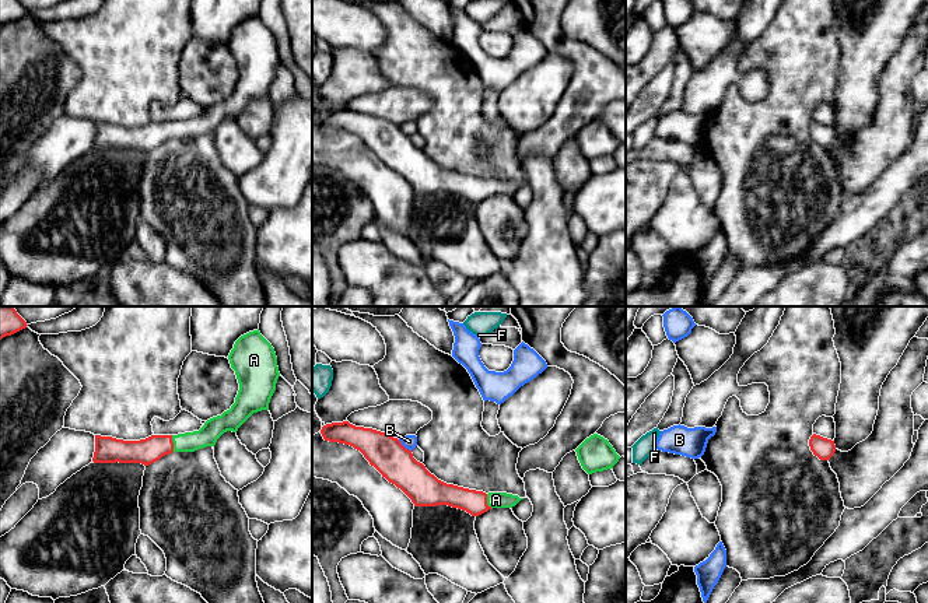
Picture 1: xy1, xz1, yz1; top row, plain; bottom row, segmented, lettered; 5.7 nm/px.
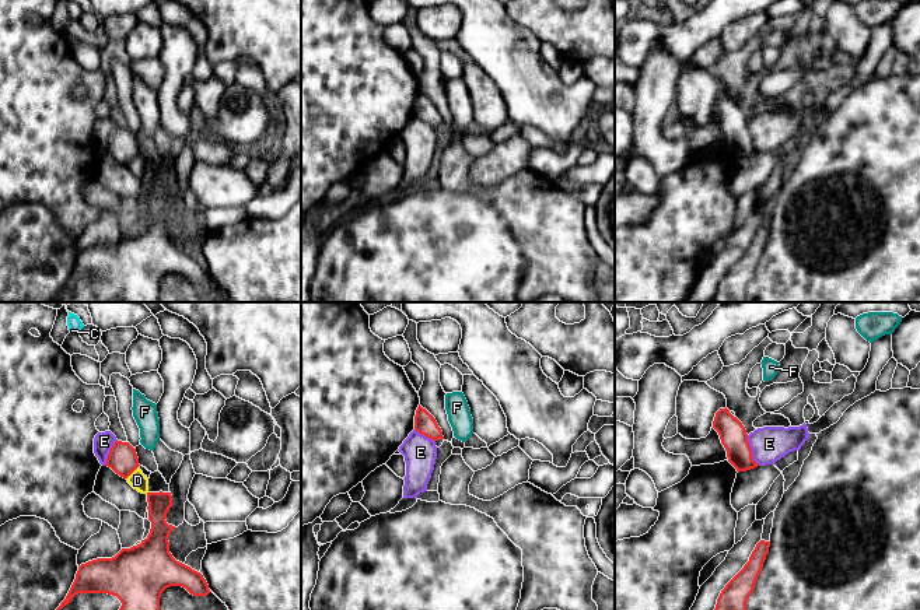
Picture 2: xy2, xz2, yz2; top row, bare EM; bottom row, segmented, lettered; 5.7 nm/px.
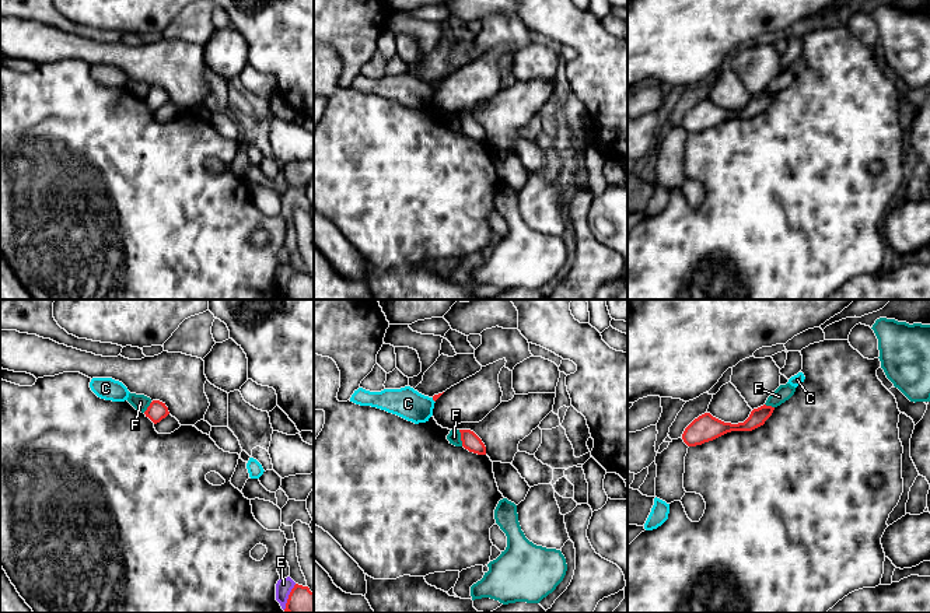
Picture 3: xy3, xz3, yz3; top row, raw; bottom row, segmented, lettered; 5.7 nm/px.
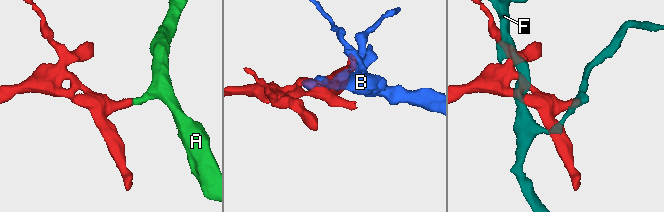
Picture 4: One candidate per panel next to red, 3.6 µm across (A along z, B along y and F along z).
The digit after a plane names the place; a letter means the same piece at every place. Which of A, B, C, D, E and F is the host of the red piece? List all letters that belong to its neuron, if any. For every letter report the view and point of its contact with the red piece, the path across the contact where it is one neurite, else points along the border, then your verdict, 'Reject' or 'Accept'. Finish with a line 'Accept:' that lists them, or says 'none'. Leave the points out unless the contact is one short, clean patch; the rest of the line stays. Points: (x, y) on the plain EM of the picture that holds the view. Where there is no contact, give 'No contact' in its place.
A: Touches red at xy1 (172, 130). Path across: xy1 (147, 137), (158, 132), (172, 130), (203, 125), (213, 115). Accept
B: Touches red at xz1 (403, 133). Reject
C: Touches red at xz3 (433, 86). Reject
D: Touches red at xy2 (132, 158). Boundary: xy2 (137, 153), (126, 165). Reject
E: Touches red at yz2 (751, 137). Boundary: yz2 (747, 122), (751, 142), (759, 151). Reject
F: Touches red at xz3 (461, 125). Boundary: xz3 (458, 116), (462, 132). Reject
Accept: A

